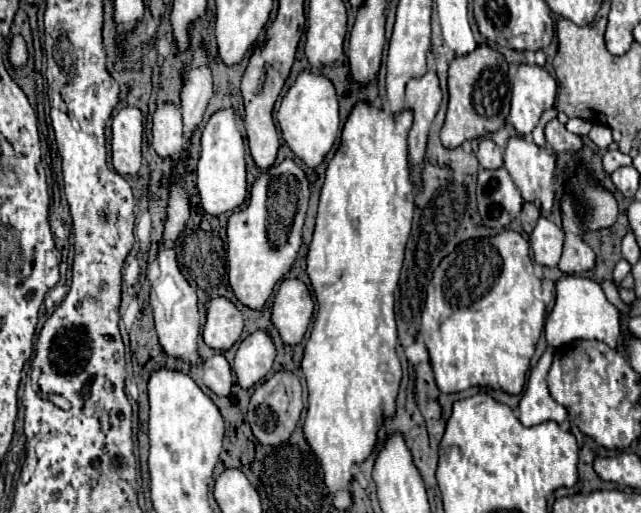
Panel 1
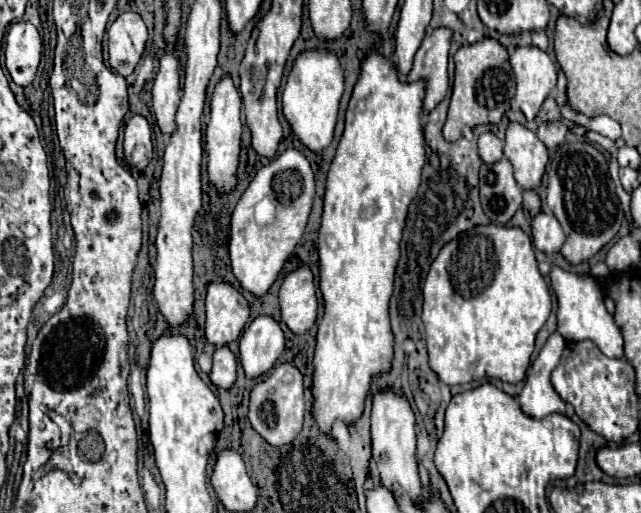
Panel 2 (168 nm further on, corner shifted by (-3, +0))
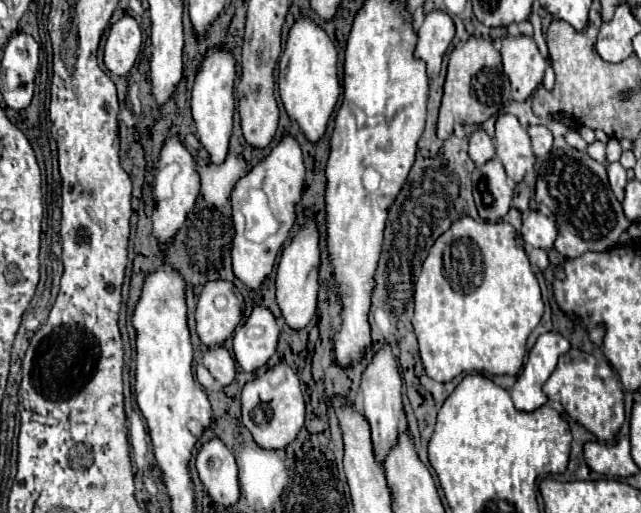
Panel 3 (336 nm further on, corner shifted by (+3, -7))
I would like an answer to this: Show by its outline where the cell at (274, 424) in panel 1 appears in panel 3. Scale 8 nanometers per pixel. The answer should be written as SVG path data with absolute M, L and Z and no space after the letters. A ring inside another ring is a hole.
M286 363L270 367L264 375L244 385L242 423L262 449L284 449L296 439L300 427L304 425L304 397L296 373Z

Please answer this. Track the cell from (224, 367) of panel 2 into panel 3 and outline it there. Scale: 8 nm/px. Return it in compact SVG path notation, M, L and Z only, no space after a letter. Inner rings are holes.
M214 347L210 349L204 357L202 357L204 367L212 373L212 377L220 383L220 385L230 385L234 381L234 373L236 373L236 363L232 359L232 355L224 349L224 347Z

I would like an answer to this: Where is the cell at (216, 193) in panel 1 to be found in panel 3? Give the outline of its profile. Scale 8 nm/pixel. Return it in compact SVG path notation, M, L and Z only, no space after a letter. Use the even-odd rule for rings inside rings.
M212 47L202 67L196 75L194 87L192 87L192 115L196 121L196 131L202 147L210 153L212 163L224 163L228 153L228 143L232 135L232 115L234 115L234 57L224 47Z

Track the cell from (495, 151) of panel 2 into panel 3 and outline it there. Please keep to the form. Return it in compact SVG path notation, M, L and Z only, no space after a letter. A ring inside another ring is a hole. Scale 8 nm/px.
M478 129L470 135L470 151L468 153L476 165L484 165L486 161L490 161L496 155L492 139L482 129Z

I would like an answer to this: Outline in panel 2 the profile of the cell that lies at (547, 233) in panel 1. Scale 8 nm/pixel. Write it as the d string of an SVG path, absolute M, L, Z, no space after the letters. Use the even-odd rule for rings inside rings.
M540 212L532 218L532 242L538 250L542 250L546 254L560 252L564 240L566 240L566 236L554 214Z

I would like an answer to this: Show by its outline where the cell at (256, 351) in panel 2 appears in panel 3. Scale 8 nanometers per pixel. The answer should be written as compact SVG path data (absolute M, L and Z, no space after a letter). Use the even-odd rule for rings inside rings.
M256 307L248 321L234 333L234 357L246 373L252 373L270 361L276 347L276 319L266 307Z

